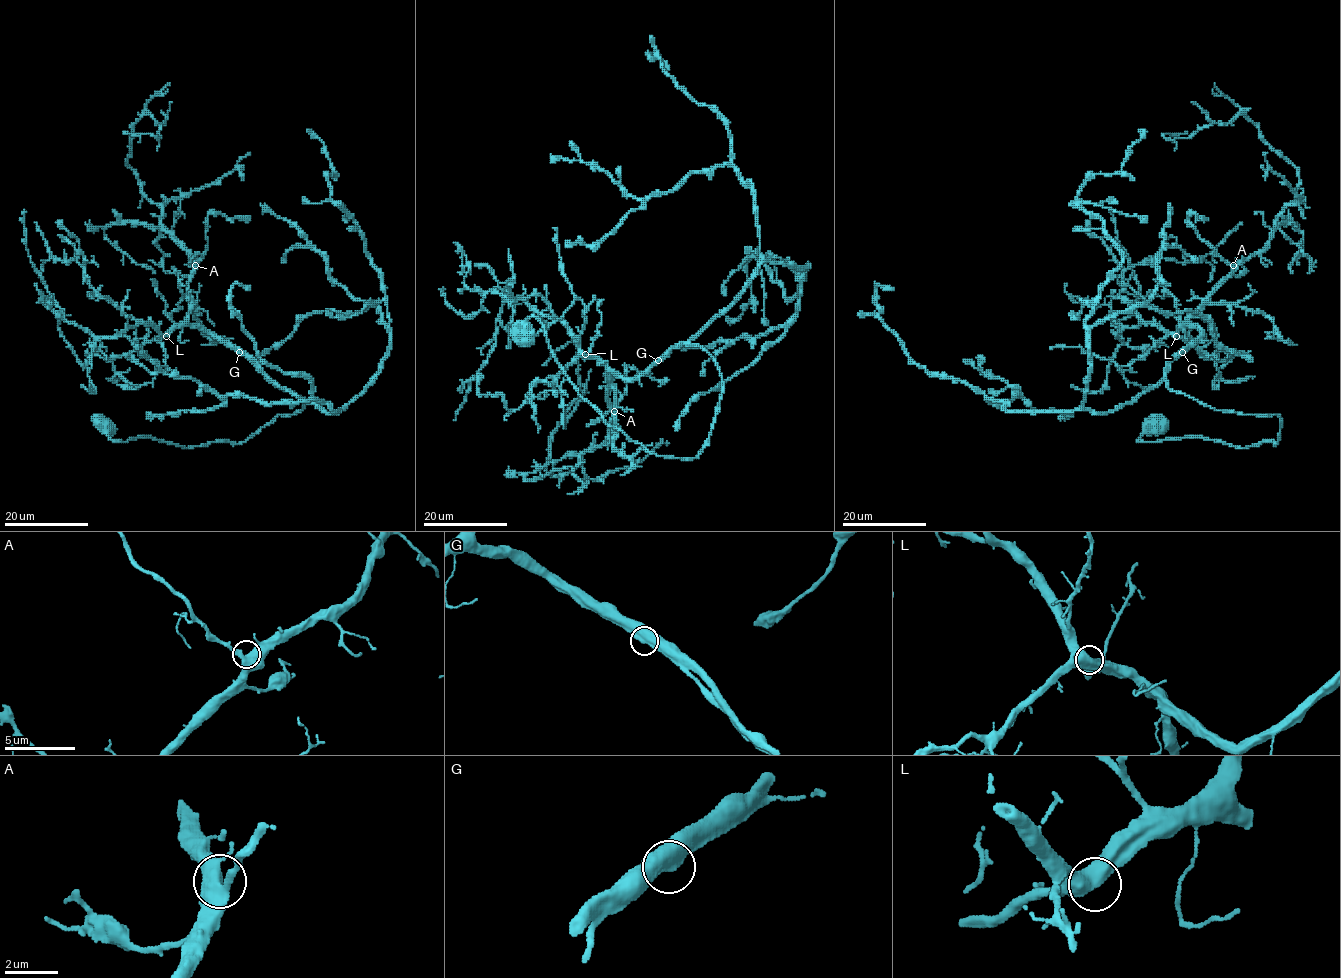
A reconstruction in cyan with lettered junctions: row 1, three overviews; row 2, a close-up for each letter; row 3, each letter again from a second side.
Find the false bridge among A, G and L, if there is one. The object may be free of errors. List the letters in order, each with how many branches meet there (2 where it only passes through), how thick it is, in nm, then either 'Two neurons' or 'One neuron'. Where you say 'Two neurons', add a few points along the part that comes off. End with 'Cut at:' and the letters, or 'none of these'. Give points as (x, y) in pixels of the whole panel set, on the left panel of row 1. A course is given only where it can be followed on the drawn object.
A: Branches: 2. Thickness 550 nm. One neuron
G: Branches: 2. Thickness 600 nm. One neuron
L: Branches: 2. Thickness 600 nm. One neuron
Cut at: none of these

